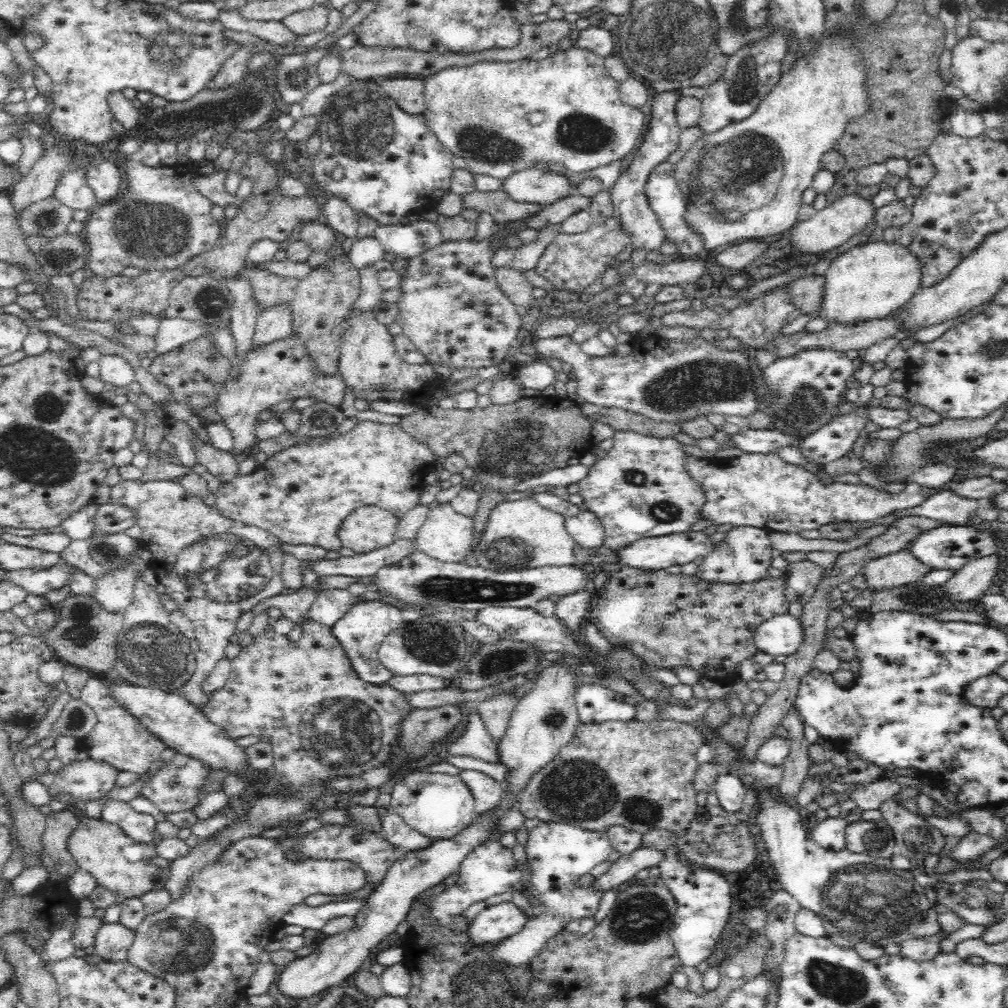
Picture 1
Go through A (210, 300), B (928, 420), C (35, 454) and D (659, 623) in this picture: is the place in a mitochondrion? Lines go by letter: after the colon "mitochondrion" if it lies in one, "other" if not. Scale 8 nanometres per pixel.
A: mitochondrion
B: other
C: mitochondrion
D: mitochondrion

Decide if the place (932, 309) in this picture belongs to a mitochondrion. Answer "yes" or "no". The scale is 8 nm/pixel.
no

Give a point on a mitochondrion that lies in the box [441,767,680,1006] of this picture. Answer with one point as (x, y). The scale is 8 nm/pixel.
(642, 917)

